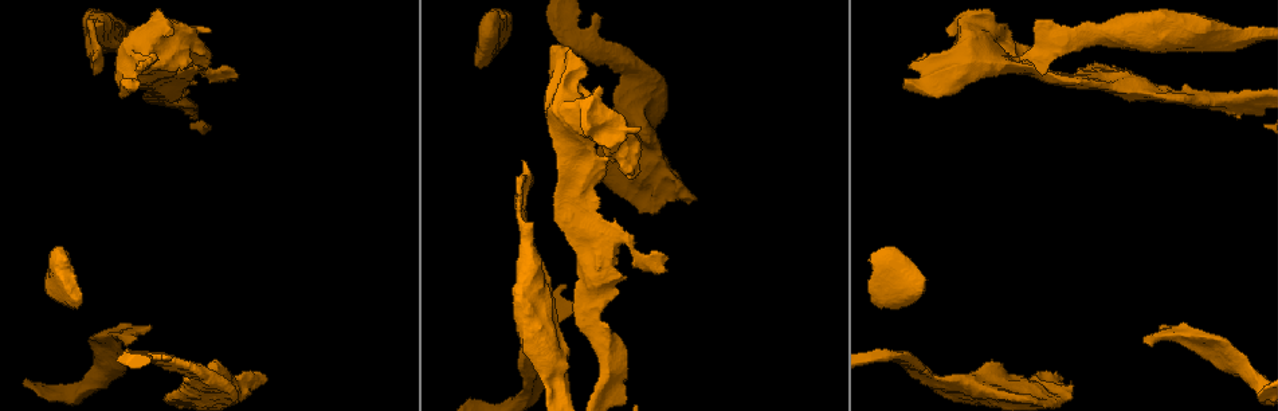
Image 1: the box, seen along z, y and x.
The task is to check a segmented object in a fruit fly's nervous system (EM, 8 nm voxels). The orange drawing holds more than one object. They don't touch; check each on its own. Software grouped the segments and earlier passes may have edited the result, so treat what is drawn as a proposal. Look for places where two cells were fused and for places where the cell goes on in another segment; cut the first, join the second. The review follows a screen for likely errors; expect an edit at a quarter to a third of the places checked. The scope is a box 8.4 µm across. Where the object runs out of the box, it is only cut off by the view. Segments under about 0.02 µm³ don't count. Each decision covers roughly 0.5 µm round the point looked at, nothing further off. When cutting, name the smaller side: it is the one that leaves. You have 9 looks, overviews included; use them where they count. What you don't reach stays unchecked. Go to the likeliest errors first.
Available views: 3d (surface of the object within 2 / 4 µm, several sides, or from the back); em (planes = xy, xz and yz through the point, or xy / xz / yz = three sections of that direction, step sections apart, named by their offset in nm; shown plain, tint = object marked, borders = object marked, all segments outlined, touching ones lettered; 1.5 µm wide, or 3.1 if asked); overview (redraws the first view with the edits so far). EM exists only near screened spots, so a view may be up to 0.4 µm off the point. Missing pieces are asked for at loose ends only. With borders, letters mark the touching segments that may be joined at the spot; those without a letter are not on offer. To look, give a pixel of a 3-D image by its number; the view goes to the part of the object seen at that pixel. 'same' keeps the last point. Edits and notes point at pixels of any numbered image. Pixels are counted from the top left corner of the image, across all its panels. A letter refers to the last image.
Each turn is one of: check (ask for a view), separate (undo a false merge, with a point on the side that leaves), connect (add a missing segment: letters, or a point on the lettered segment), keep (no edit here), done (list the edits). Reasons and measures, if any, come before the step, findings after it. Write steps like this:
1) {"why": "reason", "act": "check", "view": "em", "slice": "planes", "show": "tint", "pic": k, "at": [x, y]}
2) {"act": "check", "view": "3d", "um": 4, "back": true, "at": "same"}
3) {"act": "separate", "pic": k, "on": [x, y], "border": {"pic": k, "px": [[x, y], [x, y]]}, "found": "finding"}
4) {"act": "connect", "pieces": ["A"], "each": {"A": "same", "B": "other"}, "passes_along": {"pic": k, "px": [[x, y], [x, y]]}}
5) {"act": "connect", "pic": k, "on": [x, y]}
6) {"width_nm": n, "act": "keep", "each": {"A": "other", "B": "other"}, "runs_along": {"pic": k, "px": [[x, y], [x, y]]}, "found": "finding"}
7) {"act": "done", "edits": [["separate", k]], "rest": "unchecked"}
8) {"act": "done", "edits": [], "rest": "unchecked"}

{"why": "free end", "act": "check", "view": "em", "slice": "xz", "step": 4, "show": "tint", "pic": 1, "at": [149, 326]}

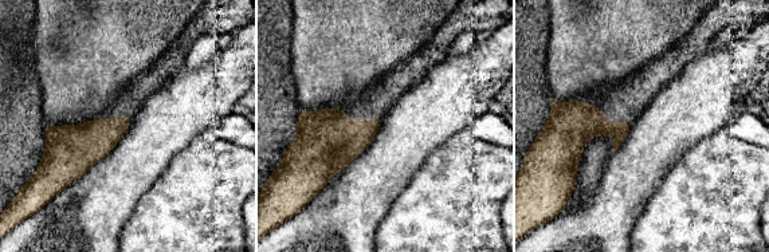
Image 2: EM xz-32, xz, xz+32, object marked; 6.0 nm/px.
{"act": "check", "view": "em", "slice": "planes", "show": "borders", "at": "same"}

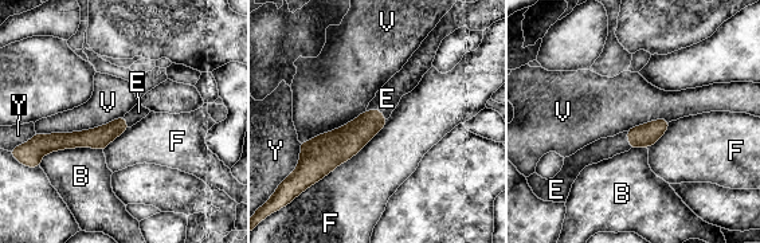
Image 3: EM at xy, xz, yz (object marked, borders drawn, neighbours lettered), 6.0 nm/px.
{"longest_contact_nm": ["F", 600], "act": "connect", "pieces": ["E"], "each": {"B": "other", "E": "same", "F": "other", "V": "other", "Y": "other"}, "passes_along": {"pic": 3, "px": [[351, 138], [377, 109], [387, 98]]}, "found": "the cell continues"}

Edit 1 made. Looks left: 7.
{"act": "check", "view": "overview"}

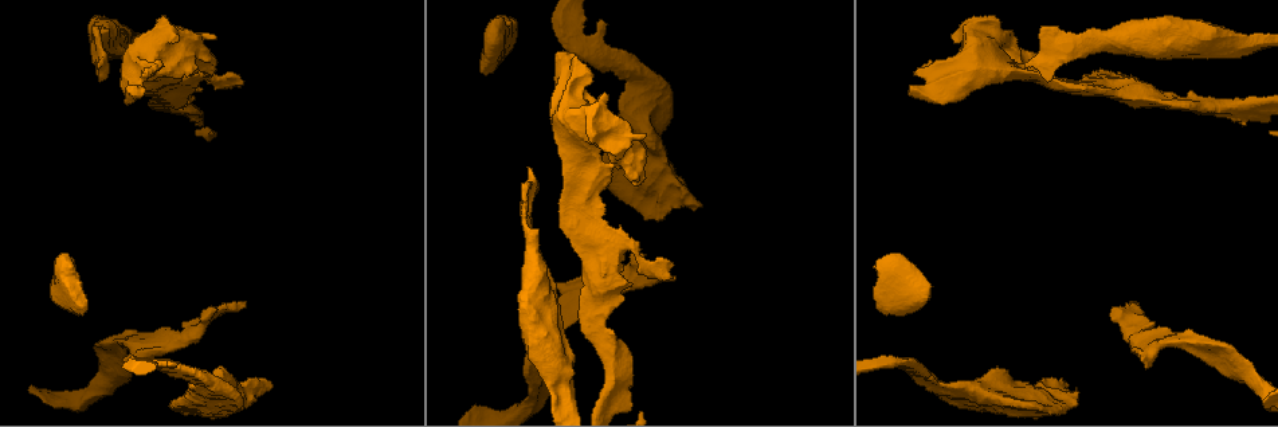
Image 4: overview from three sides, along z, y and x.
{"why": "an open end", "act": "check", "view": "3d", "um": 4, "pic": 4, "at": [917, 76]}

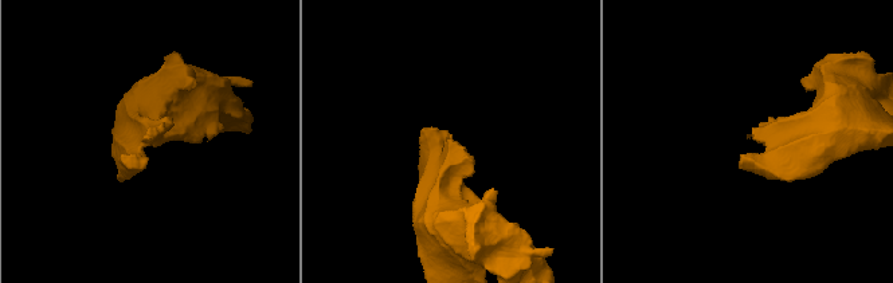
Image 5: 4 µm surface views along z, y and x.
{"act": "check", "view": "em", "slice": "planes", "show": "borders", "pic": 5, "at": [749, 137]}

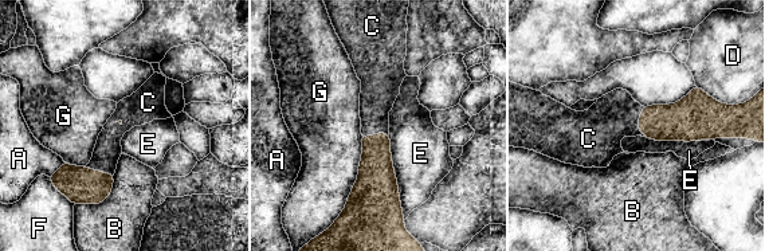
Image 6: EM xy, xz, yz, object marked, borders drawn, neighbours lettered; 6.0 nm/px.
{"act": "connect", "pieces": ["C"], "each": {"A": "other", "B": "other", "C": "same", "D": "other", "E": "other", "F": "other", "G": "other"}, "passes_along": {"pic": 6, "px": [[679, 121], [638, 121], [597, 132]]}, "found": "the cell continues"}

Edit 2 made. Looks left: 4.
{"act": "done", "edits": [["connect", 3], ["connect", 6]], "rest": "unchecked"}

